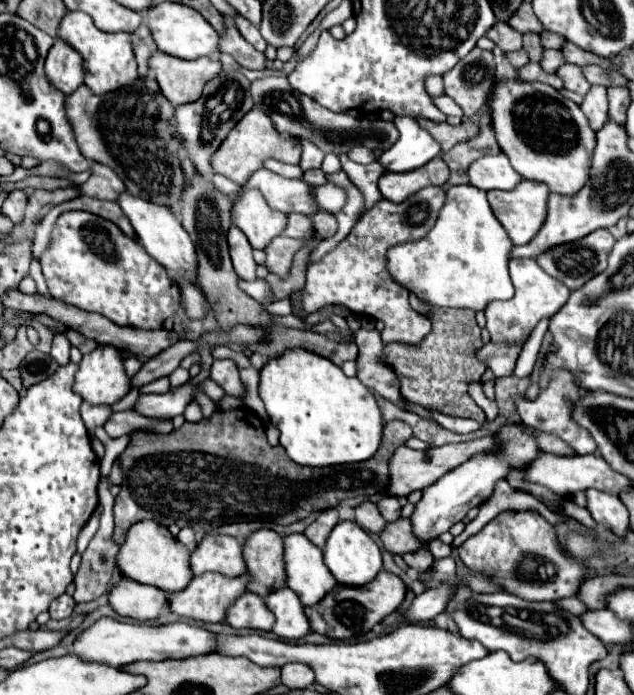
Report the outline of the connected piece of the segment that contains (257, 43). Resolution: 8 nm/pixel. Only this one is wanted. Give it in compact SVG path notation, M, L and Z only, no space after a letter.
M237 15L235 17L235 23L237 23L237 29L239 29L239 33L257 49L257 51L265 51L265 47L267 47L267 43L265 43L265 39L261 37L261 33L259 33L259 27L257 25L253 25L253 23L249 23L245 17L241 17L241 15Z

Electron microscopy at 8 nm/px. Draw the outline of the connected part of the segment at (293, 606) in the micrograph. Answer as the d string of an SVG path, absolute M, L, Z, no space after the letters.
M283 587L279 591L273 591L271 595L265 597L265 603L275 615L275 625L271 631L277 637L301 639L307 633L311 633L309 621L303 613L303 605L299 603L299 597L291 589Z

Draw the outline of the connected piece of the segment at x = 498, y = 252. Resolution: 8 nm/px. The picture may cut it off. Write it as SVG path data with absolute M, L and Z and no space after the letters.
M457 185L447 189L447 199L443 209L439 211L435 227L419 241L409 241L395 245L387 251L387 271L395 283L405 287L409 293L415 293L417 299L435 305L435 307L453 307L453 309L471 309L485 311L491 301L505 301L513 295L513 283L509 279L507 263L511 257L511 239L507 239L507 231L495 219L485 191L473 185Z

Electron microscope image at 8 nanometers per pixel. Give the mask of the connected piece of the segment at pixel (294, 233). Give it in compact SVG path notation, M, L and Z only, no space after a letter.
M291 213L287 215L287 227L283 229L285 237L295 237L295 239L305 239L313 231L313 221L307 215L301 213Z

